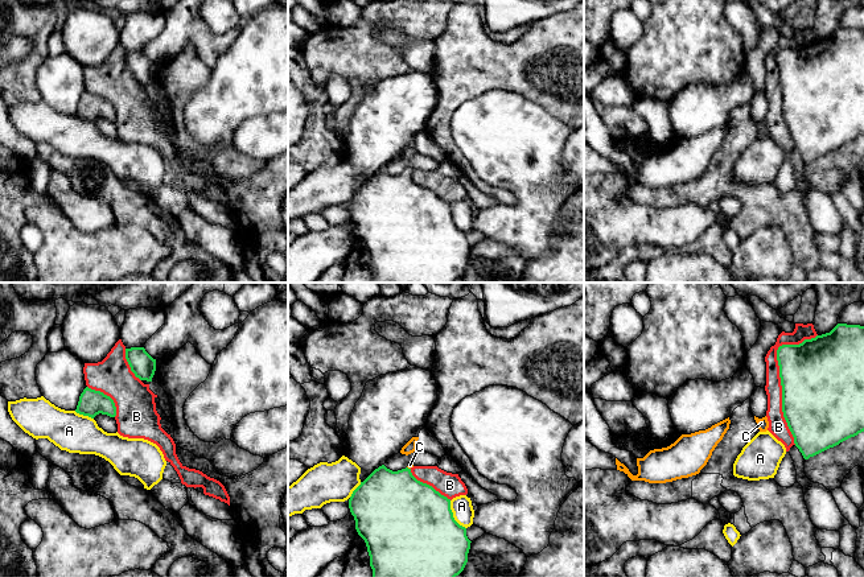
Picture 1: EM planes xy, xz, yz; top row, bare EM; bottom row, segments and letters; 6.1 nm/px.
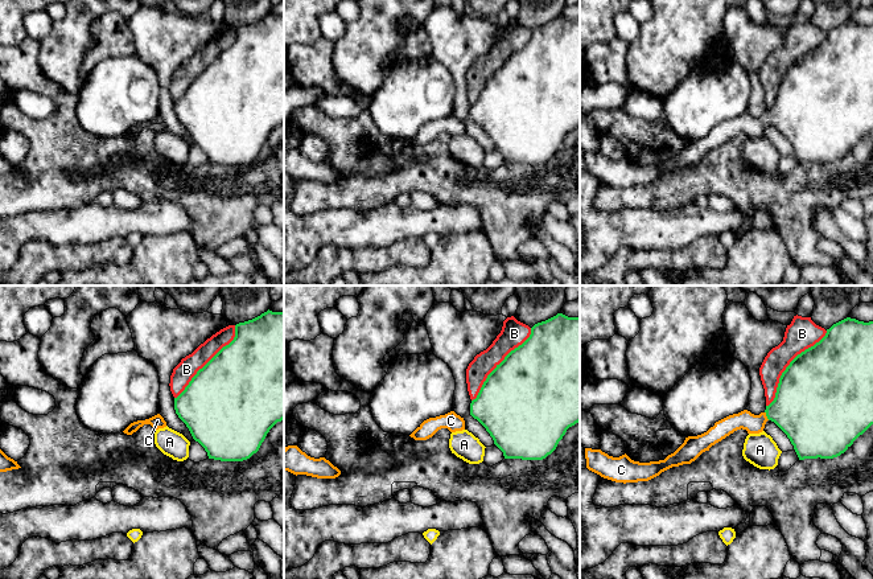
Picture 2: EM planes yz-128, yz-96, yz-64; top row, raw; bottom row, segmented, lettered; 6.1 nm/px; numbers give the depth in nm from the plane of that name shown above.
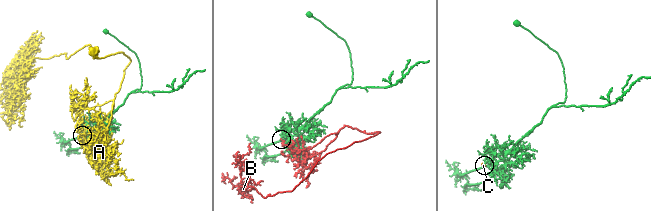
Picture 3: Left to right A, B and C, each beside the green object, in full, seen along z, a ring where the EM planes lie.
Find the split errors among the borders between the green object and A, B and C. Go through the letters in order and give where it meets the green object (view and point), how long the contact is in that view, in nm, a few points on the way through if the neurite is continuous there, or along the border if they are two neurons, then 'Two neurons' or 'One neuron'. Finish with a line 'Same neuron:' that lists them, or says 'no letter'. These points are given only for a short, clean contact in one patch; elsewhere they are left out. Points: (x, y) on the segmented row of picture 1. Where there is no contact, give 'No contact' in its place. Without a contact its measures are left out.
A: Touches green at xz (452, 515). Shared border 200 nm. Two neurons
B: Touches green at yz (780, 376). Shared border 700 nm. Two neurons
C: Touches green at xz (407, 468). Shared border 30 nm. Path across: xz (393, 506), (407, 468), (410, 465). One neuron
Same neuron: C

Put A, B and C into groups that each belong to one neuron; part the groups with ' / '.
A / B / C

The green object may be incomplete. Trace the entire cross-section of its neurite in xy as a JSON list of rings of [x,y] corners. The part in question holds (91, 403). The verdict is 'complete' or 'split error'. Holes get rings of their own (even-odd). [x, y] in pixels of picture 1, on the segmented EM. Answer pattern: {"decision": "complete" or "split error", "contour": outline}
{"decision": "complete", "contour": [[[86,387],[79,396],[75,409],[77,413],[94,419],[96,415],[116,416],[116,407],[114,400],[100,391]]]}

